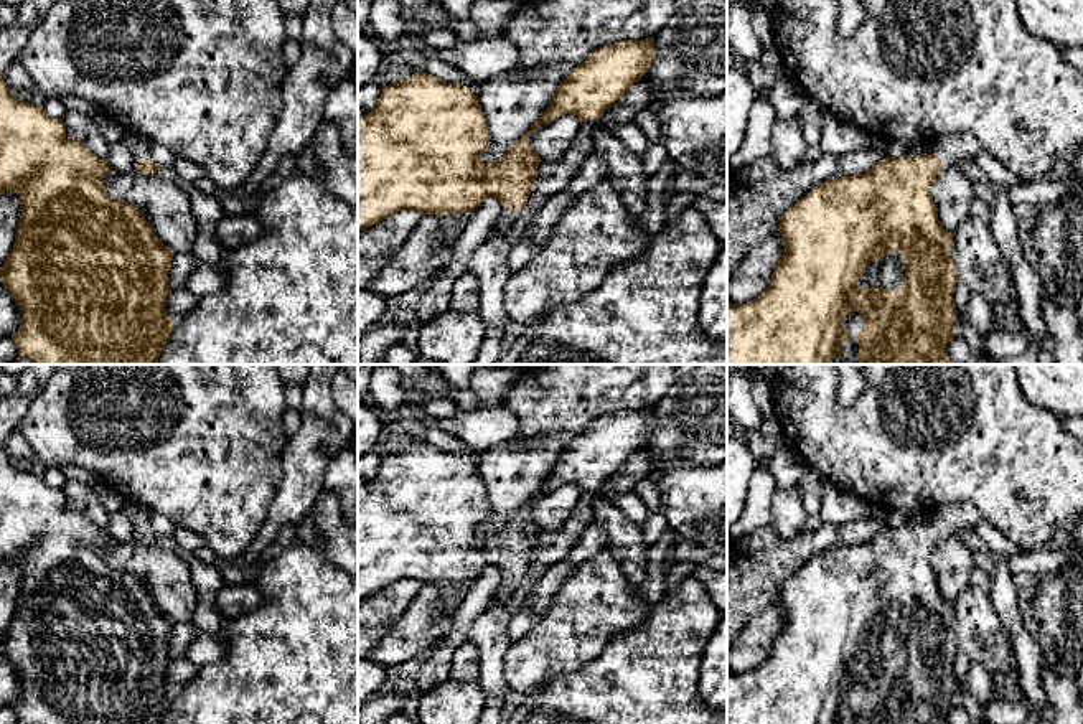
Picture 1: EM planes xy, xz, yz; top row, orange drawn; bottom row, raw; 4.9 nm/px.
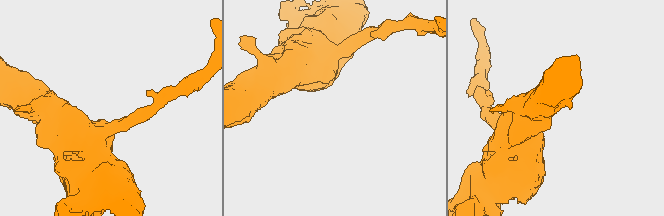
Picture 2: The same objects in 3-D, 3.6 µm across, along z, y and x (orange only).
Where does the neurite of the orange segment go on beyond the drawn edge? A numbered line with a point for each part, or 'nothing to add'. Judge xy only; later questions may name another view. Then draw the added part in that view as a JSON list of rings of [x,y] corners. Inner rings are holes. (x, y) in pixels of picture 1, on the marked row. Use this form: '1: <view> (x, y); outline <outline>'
1: xy (139, 144); outline [[[125,130],[122,140],[134,150],[134,160],[150,160],[148,140],[135,132]]]

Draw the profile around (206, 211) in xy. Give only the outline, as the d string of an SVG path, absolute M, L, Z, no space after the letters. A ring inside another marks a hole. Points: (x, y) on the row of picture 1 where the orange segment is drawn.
M191 190L191 216L196 224L196 236L191 242L191 254L198 266L214 264L224 256L224 249L216 237L218 223L227 214L216 196Z

